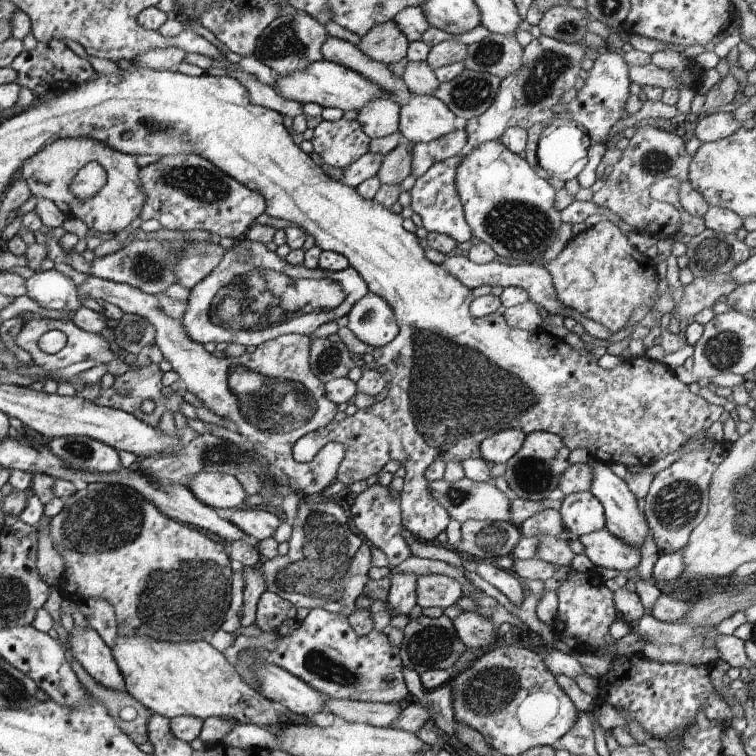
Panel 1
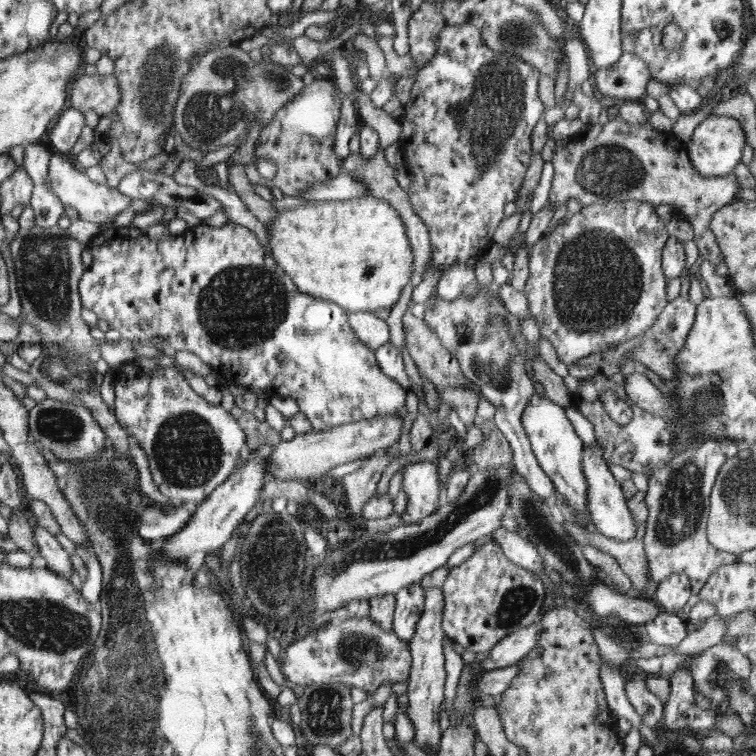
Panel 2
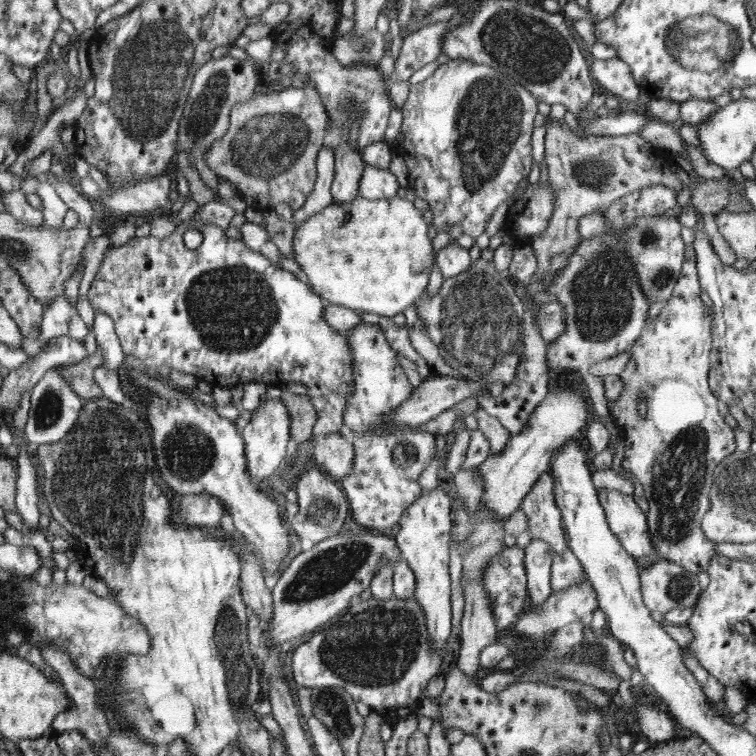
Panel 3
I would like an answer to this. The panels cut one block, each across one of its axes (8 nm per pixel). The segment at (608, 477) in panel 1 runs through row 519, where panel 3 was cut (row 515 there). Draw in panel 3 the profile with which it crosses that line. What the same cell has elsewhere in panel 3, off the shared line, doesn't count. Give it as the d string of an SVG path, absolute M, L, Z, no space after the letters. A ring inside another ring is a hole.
M602 487L599 496L608 526L624 550L635 560L656 554L648 532L647 516L634 501L633 495Z

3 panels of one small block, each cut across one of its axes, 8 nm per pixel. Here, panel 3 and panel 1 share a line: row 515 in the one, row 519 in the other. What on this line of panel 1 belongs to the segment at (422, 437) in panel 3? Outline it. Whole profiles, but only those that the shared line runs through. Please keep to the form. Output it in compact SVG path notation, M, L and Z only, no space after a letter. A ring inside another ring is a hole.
M376 483L359 494L350 508L351 520L354 521L358 532L366 537L371 547L382 550L388 556L388 567L396 568L410 558L411 551L407 541L407 531L402 524L401 502L394 500L389 492L389 487Z

